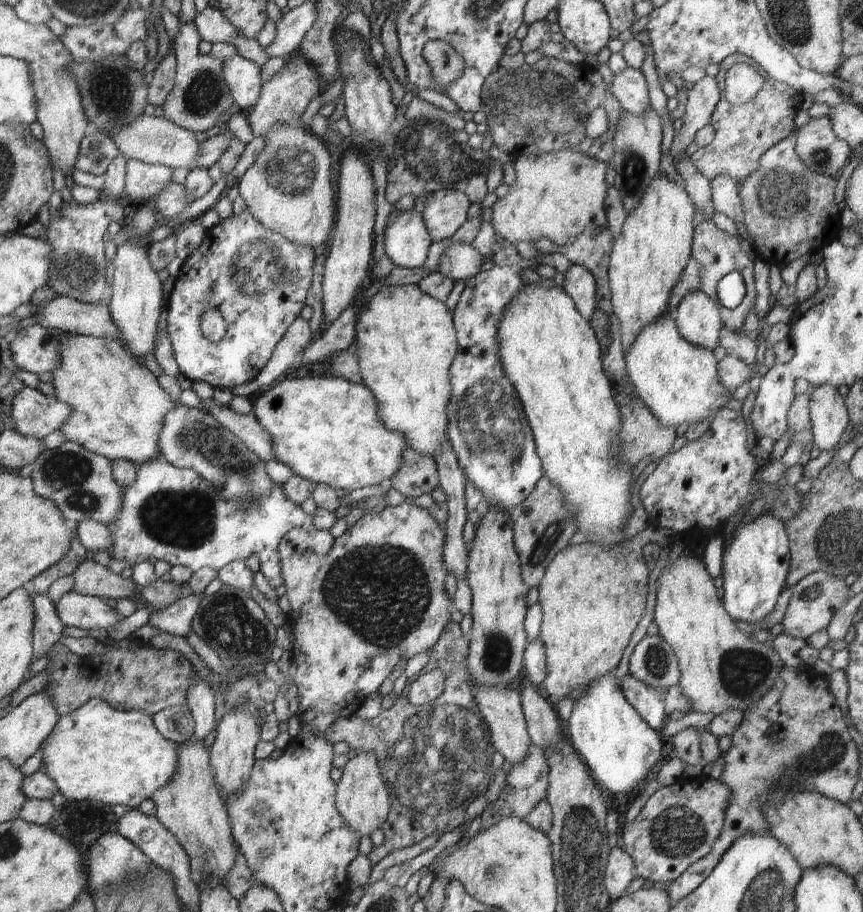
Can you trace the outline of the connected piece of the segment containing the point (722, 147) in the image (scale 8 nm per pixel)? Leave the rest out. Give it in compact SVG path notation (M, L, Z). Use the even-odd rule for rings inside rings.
M734 53L720 63L721 69L715 76L721 92L720 102L712 113L710 124L714 128L714 139L706 147L700 147L690 158L696 170L709 181L715 176L731 176L739 183L748 178L759 167L760 157L781 140L788 138L796 130L794 117L801 107L803 93L795 91L786 83L774 80L758 63L753 63L746 55ZM737 64L751 66L762 78L762 90L750 101L733 105L725 97L725 74Z

